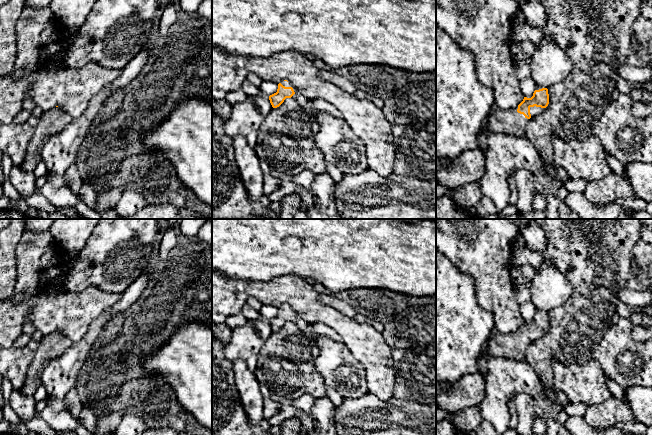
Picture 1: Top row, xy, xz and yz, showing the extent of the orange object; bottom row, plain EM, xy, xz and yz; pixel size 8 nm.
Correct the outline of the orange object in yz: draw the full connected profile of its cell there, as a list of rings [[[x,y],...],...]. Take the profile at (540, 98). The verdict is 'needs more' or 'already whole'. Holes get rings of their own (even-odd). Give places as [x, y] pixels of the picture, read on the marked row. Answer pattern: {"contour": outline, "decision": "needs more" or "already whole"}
{"contour": [[[536,86],[531,98],[524,97],[515,108],[503,110],[494,107],[486,120],[488,131],[518,137],[527,136],[527,127],[533,118],[540,115],[549,104],[548,89]]], "decision": "needs more"}

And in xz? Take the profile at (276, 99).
{"contour": [[[284,80],[278,84],[277,92],[269,96],[273,108],[279,107],[285,99],[292,98],[302,107],[312,109],[312,101],[303,96],[290,82]]], "decision": "needs more"}

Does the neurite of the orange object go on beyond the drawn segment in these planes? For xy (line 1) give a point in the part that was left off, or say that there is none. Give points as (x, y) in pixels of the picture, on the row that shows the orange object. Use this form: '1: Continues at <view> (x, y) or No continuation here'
1: No continuation here

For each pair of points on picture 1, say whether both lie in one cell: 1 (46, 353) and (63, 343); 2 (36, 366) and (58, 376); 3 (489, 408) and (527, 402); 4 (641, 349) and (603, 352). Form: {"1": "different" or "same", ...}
{"1": "same", "2": "different", "3": "different", "4": "same"}

